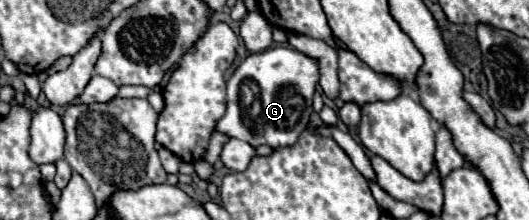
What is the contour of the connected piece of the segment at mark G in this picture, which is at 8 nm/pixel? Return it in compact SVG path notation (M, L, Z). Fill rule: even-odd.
M275 47L251 53L227 81L227 113L219 119L215 131L241 139L253 147L289 147L309 123L317 81L319 69L315 59L301 51Z

